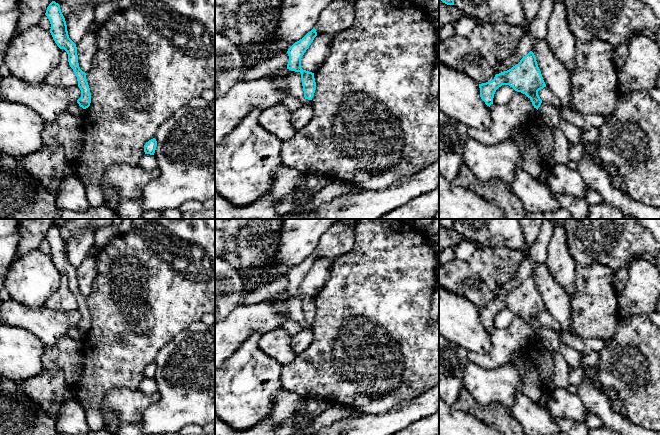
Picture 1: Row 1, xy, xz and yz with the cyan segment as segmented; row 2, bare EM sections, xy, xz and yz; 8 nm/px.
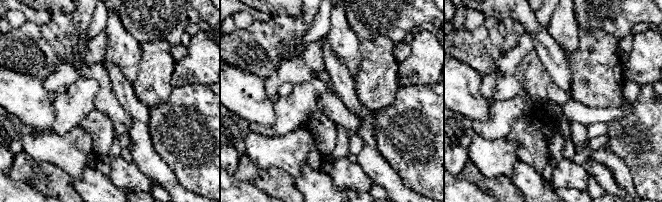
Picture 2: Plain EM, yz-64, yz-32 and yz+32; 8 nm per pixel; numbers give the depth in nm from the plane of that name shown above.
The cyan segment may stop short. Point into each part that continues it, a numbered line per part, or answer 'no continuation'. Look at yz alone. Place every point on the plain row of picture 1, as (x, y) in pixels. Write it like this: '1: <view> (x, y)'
no continuation

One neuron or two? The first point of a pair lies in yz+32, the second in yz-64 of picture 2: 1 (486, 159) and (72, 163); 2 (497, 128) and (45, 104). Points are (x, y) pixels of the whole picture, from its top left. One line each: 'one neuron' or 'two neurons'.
1: one neuron
2: two neurons

